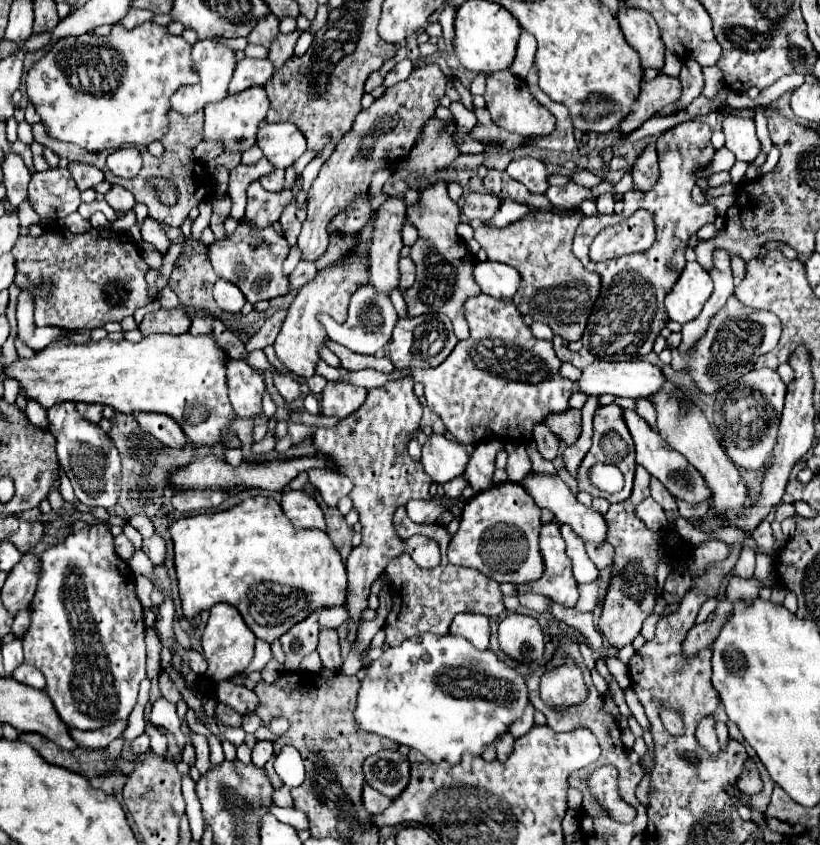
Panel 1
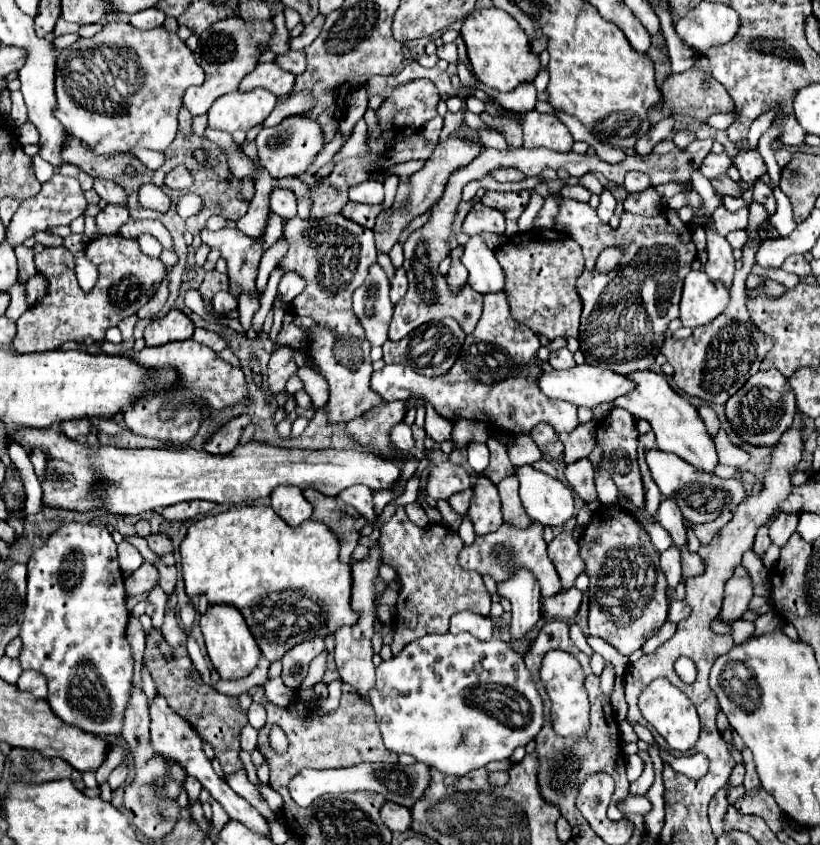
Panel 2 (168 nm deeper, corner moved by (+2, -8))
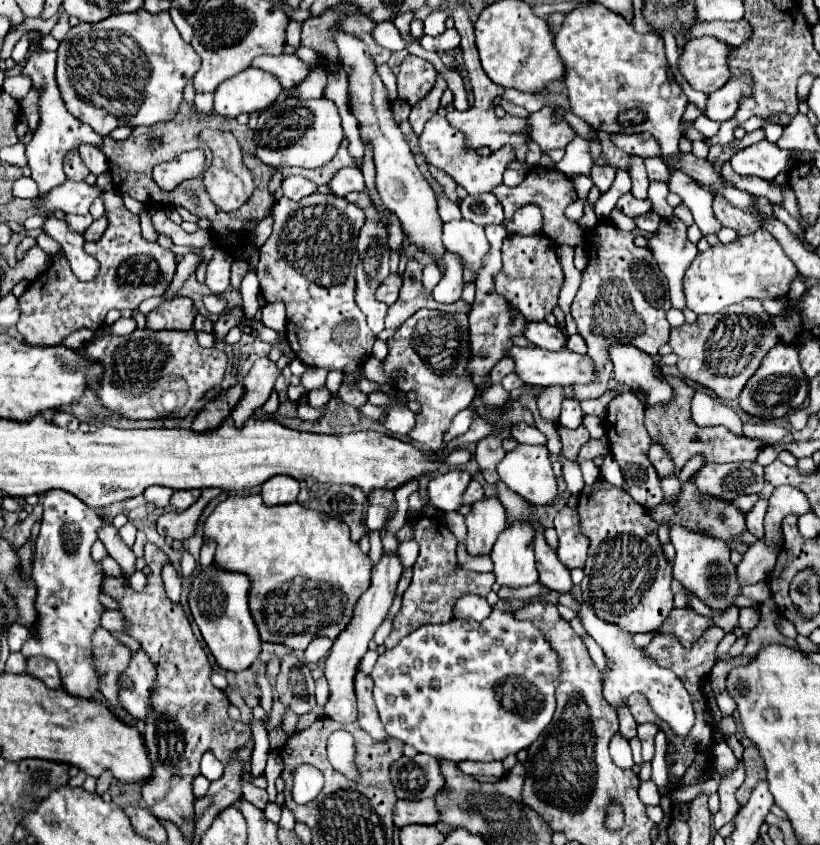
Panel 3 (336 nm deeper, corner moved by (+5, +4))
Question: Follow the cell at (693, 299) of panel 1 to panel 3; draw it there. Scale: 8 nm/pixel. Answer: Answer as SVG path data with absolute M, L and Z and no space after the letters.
M764 229L752 235L740 235L730 243L718 243L704 253L698 253L696 261L688 267L684 275L684 295L686 305L698 313L718 313L728 305L740 303L744 299L776 299L790 291L796 279L796 265L782 253L780 243Z

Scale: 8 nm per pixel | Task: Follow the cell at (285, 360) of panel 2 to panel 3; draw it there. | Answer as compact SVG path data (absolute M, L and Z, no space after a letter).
M262 357L252 365L250 373L244 377L244 395L230 413L236 429L240 429L254 415L254 411L266 403L274 389L276 373L276 363L272 363L268 357Z

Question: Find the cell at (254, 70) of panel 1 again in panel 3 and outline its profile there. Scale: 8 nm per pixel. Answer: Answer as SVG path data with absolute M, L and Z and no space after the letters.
M260 55L256 61L252 61L252 65L276 75L284 89L296 87L310 73L310 67L296 55Z

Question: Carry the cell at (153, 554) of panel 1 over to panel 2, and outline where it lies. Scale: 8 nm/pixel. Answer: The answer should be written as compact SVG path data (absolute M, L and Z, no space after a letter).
M163 533L149 535L149 537L147 537L147 543L149 543L151 551L155 551L155 555L167 555L167 553L171 553L171 551L173 551L171 541L169 541Z

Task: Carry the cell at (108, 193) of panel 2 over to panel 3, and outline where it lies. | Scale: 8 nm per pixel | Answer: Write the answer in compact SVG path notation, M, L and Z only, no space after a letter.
M82 143L78 147L78 153L84 161L84 165L94 173L94 175L102 175L104 171L108 171L108 161L106 161L106 155L96 149L94 145L88 145L88 143Z

